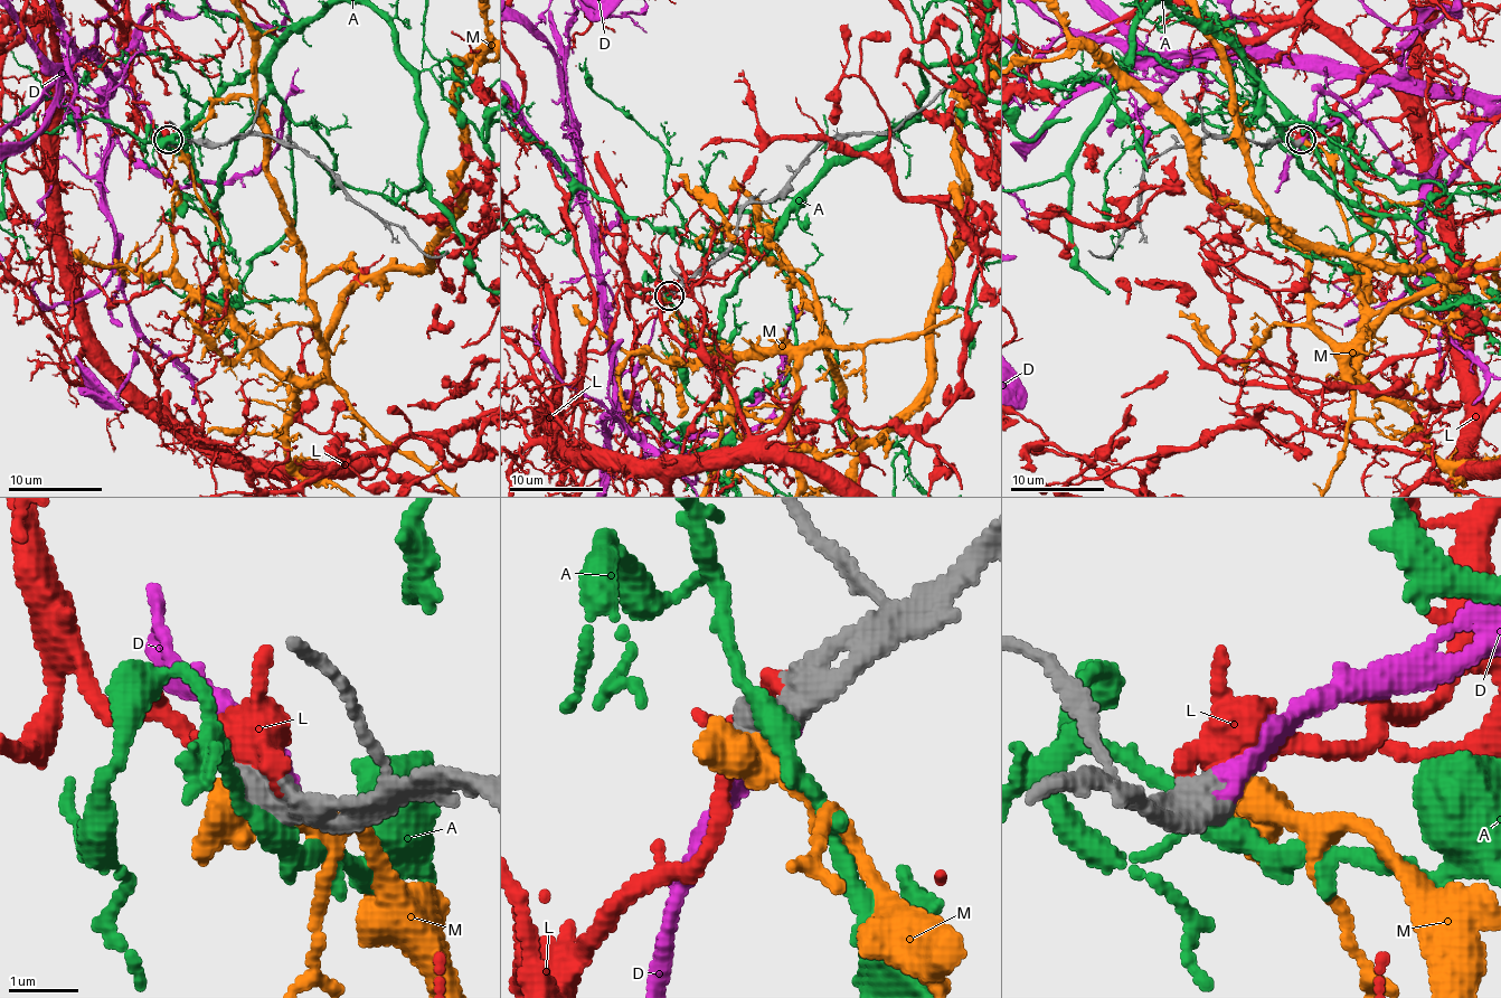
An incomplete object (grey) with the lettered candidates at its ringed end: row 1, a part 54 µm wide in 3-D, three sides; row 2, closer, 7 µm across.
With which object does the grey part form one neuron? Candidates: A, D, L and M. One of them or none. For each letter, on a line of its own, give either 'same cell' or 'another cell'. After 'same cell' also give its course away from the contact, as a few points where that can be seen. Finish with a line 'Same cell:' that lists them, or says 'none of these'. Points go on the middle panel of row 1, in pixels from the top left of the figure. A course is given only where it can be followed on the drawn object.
A: another cell
D: same cell
L: another cell
M: another cell
Same cell: D

